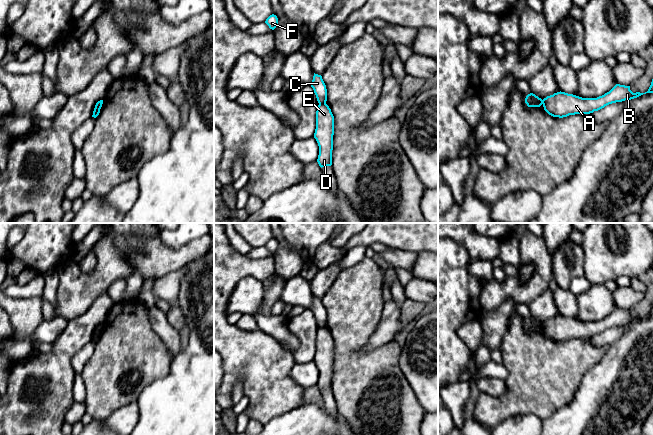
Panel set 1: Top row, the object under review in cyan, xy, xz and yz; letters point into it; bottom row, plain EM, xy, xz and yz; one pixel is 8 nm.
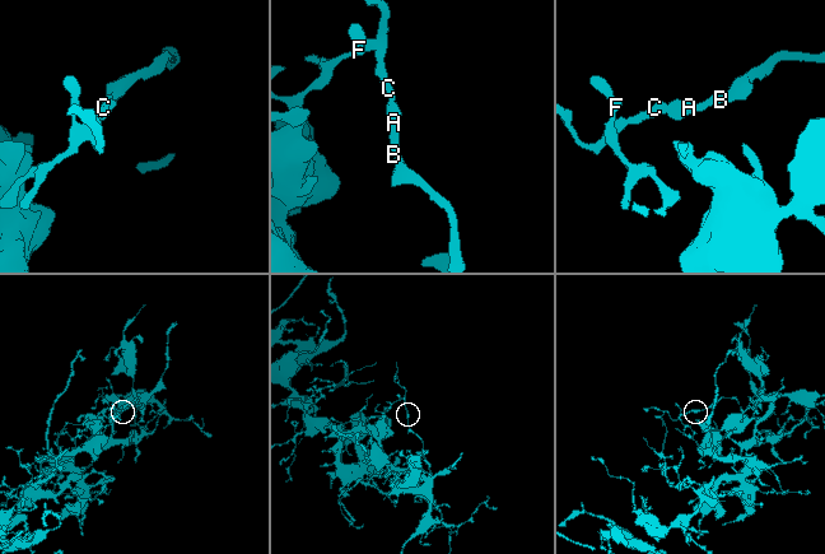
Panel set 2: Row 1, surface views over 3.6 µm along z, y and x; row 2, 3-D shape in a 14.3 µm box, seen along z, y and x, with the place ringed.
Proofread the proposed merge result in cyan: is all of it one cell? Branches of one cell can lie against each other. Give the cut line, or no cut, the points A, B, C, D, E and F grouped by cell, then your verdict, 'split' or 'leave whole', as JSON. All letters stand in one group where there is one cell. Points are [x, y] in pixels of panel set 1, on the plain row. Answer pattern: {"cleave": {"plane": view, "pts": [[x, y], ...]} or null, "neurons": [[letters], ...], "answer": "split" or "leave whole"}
{"cleave": {"plane": "xz", "pts": [[319, 327], [325, 328]]}, "neurons": [["A", "B", "D", "E"], ["C", "F"]], "answer": "split"}

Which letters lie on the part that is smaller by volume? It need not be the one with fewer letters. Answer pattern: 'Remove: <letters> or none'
Remove: C, F

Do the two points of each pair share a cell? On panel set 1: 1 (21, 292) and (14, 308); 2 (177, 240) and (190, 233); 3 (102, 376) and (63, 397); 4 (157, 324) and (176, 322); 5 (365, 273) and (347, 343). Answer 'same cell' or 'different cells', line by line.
1: different cells
2: same cell
3: different cells
4: different cells
5: same cell

